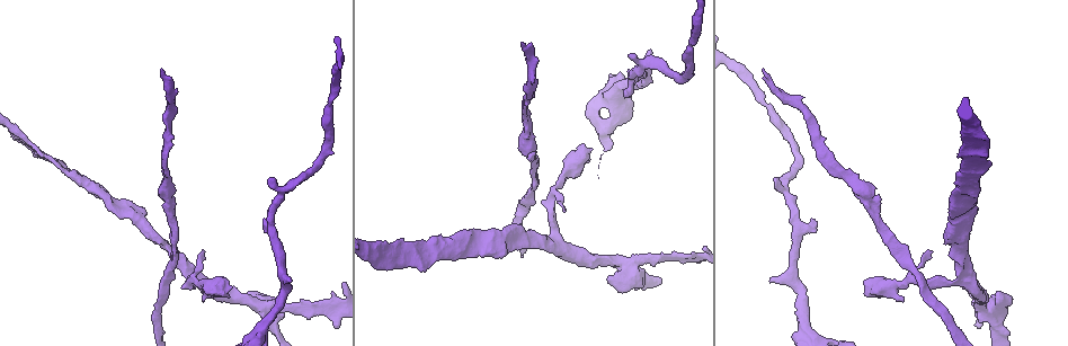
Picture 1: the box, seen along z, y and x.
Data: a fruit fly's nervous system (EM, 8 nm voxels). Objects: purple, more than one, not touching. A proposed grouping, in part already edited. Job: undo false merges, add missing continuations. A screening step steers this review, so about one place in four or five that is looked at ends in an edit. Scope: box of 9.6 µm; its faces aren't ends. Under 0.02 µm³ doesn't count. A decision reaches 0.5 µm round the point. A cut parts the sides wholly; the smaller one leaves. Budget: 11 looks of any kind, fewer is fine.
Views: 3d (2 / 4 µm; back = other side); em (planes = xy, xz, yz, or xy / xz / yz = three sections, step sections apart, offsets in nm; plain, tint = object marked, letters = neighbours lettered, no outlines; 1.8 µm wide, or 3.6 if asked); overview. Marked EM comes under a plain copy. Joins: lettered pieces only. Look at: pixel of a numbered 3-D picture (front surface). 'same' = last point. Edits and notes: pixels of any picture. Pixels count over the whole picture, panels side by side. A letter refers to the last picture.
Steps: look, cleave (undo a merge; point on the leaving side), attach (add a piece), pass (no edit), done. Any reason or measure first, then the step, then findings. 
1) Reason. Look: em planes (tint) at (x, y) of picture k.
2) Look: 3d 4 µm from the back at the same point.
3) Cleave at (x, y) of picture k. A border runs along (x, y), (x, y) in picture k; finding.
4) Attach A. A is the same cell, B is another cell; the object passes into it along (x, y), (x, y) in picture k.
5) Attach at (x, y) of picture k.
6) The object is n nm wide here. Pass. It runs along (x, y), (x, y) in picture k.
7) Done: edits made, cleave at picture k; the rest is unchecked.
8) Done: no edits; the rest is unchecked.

Look: em planes (letters) at (763, 70) of picture 1.

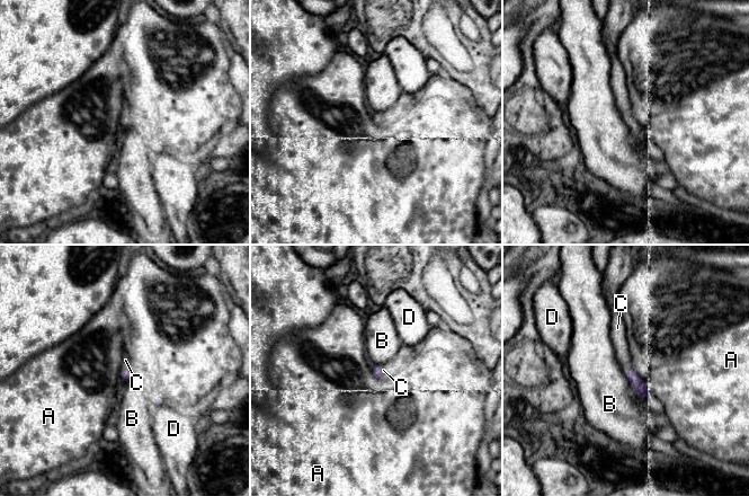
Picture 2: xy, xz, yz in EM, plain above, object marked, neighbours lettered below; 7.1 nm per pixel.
Attach C. C is the same cell, A, B and D are other cells; the object passes into it along (125, 375), (127, 371), (125, 360) in picture 2; it goes on there.

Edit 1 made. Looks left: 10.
Narrows sharply. Look: em planes (letters) at (688, 44) of picture 1.

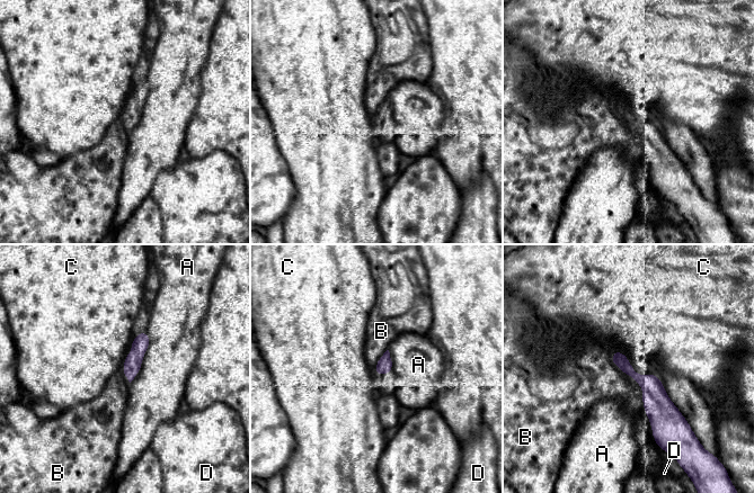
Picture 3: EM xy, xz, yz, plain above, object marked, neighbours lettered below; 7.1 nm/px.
Pass. A, B, C and D are other cells; it runs along (617, 353), (654, 393), (664, 428) in picture 3; continuous, no second cell.

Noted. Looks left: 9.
Done: edits made, attach at picture 2; the rest is unchecked.

